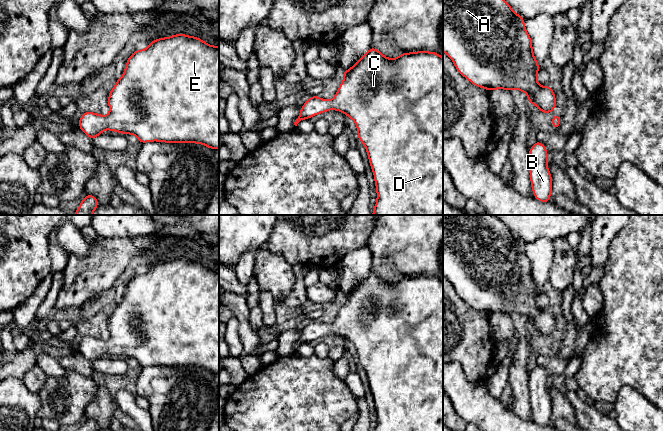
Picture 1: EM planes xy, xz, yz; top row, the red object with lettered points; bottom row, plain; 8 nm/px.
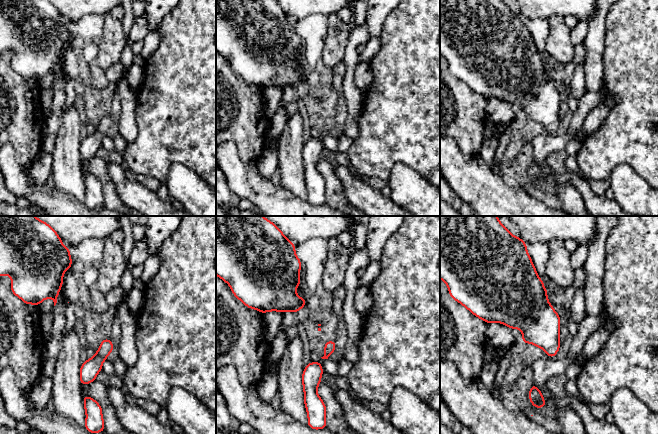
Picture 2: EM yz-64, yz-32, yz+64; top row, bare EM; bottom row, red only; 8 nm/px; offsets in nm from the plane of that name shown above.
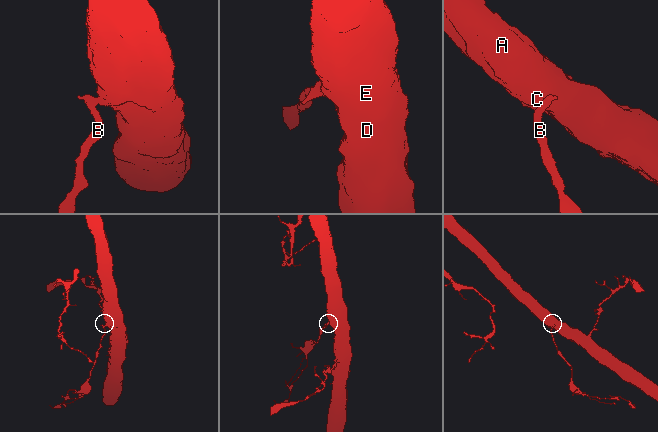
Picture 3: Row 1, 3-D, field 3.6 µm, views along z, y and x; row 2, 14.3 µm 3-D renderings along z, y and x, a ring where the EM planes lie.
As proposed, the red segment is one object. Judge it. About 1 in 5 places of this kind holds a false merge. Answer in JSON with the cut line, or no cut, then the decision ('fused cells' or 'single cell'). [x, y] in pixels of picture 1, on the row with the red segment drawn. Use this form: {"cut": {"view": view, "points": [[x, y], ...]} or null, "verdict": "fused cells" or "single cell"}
{"cut": null, "verdict": "single cell"}

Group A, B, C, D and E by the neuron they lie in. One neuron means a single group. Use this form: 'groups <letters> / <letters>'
groups A B C D E

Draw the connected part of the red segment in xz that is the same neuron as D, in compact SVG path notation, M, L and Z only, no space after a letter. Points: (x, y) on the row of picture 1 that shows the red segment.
M374 47L364 54L353 67L345 72L344 80L340 84L335 97L332 100L321 99L318 96L309 97L308 101L301 107L301 112L295 120L294 125L302 119L334 109L343 112L347 117L354 120L357 125L357 137L365 146L370 166L374 173L377 189L377 202L372 210L373 215L443 215L443 58L435 52L412 52L403 53L395 59L389 59Z

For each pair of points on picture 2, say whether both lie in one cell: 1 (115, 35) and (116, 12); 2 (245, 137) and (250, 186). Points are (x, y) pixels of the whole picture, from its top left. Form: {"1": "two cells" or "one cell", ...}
{"1": "two cells", "2": "two cells"}

